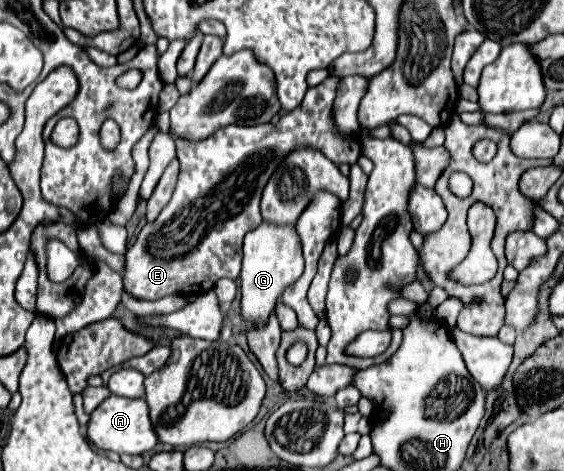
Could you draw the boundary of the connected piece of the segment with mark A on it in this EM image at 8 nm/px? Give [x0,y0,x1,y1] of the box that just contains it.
[88,394,158,454]

